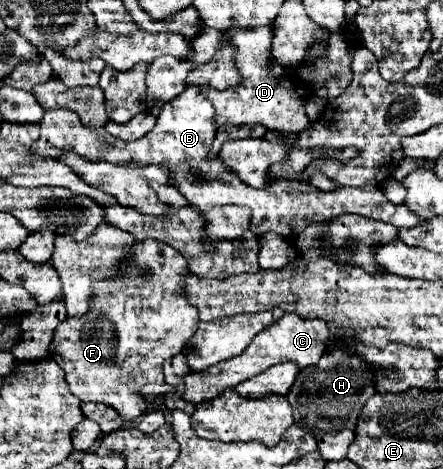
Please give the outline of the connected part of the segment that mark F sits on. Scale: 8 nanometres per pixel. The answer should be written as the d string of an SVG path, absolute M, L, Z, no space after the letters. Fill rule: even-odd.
M136 242L134 256L132 260L122 264L122 272L128 276L94 282L92 310L88 314L80 318L66 318L58 324L54 340L50 344L50 358L64 368L66 382L72 394L76 394L80 400L104 402L116 408L124 422L136 422L158 400L158 396L140 396L142 386L148 382L164 382L162 364L182 352L186 342L194 336L198 326L198 310L186 300L184 276L188 274L188 268L184 256L180 256L178 250L172 250L162 242ZM138 270L146 270L150 272L150 276L138 278Z

